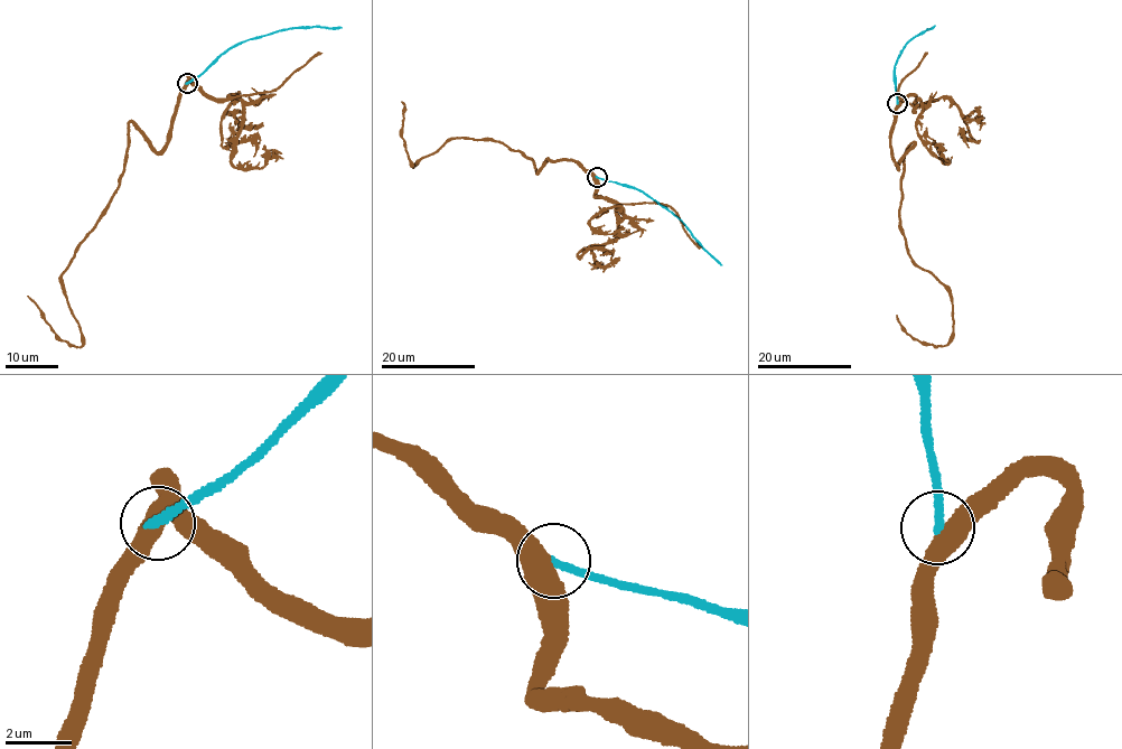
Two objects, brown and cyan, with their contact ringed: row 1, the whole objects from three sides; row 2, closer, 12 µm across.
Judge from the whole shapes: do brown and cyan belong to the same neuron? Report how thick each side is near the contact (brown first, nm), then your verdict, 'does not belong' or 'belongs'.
calibres 480 and 280 nm; does not belong

